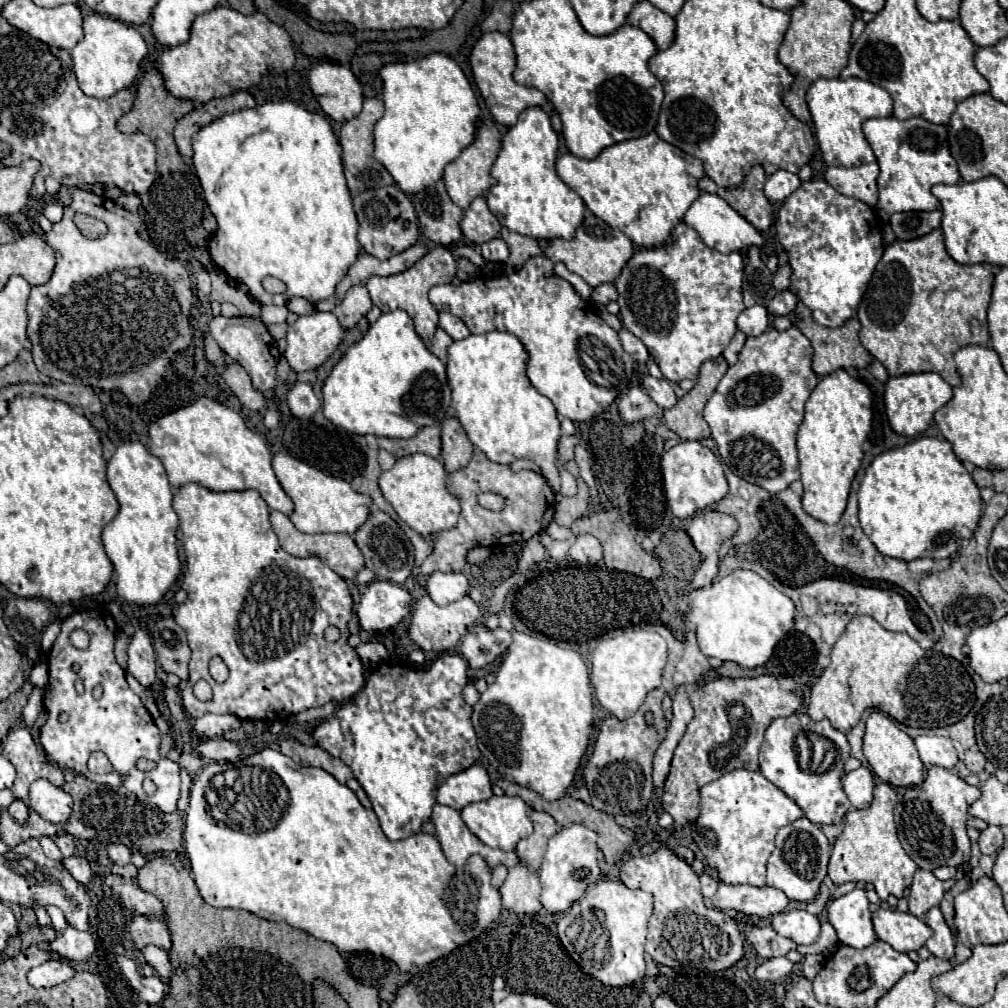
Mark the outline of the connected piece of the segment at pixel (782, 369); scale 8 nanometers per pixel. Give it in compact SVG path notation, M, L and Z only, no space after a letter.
M796 326L786 332L770 328L746 340L738 362L728 368L704 408L704 420L712 430L712 438L726 466L736 476L772 494L800 478L796 432L804 418L804 402L818 384L810 362L810 340Z

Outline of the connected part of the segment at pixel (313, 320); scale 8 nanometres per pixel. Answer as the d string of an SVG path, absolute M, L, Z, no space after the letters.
M316 312L316 314L310 314L310 316L300 316L296 320L296 324L288 328L288 334L286 334L288 346L284 350L284 358L288 360L290 368L298 374L314 370L328 360L328 356L340 344L342 336L344 336L344 330L342 330L342 326L338 324L338 320L332 312Z

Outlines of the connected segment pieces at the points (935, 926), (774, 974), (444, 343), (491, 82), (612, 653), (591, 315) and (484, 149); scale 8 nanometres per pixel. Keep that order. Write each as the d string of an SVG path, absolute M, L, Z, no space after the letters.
M936 906L936 908L932 908L932 910L928 910L928 914L926 914L926 924L932 928L932 938L928 938L928 942L926 942L926 948L930 950L930 954L934 954L934 956L938 956L938 958L944 958L944 960L950 960L952 956L954 956L954 944L956 944L956 940L954 940L954 934L952 934L952 930L948 928L948 924L946 924L946 920L944 920L944 916L942 916L942 912L940 912L940 908Z
M784 956L772 958L772 960L762 962L756 968L754 980L758 980L758 982L776 982L776 980L788 976L792 970L794 970L794 964L788 958L784 958Z
M438 328L428 348L430 348L430 352L432 352L434 356L438 356L442 362L446 362L446 348L448 348L450 344L452 344L452 338L450 338L442 328Z
M488 32L488 34L482 34L476 40L476 44L470 52L470 66L472 66L474 82L476 82L482 98L484 98L486 108L496 118L496 122L502 124L502 126L516 124L516 118L522 110L526 110L530 106L542 106L546 102L546 96L540 90L520 86L512 80L512 70L516 66L516 56L514 56L514 48L512 48L510 38L502 32Z
M642 628L616 630L604 636L590 654L592 672L590 682L596 690L600 706L616 718L630 718L636 714L646 694L662 684L662 670L666 666L666 640Z
M532 256L526 264L508 276L482 276L462 284L442 284L434 286L428 300L436 310L446 310L458 316L472 334L484 334L490 330L510 332L518 336L524 350L528 352L526 376L532 386L552 400L558 414L570 418L572 422L586 422L594 414L608 408L618 394L622 394L632 378L634 360L622 350L616 330L612 330L590 306L582 300L568 282L558 278L554 272L554 262L546 256Z
M486 118L478 126L474 142L468 148L464 148L462 154L444 168L446 190L448 190L448 196L456 202L456 206L466 210L474 198L484 196L488 192L488 188L496 184L496 180L490 176L490 168L498 156L498 150L500 150L500 132L496 128L496 122Z

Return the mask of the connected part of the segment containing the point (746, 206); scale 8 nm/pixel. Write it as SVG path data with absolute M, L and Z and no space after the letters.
M754 166L750 174L744 178L744 182L738 188L722 188L714 184L708 176L704 176L698 186L702 192L712 192L724 198L740 216L748 218L756 230L766 232L772 224L772 204L766 200L762 186L766 182L766 174L762 166Z

